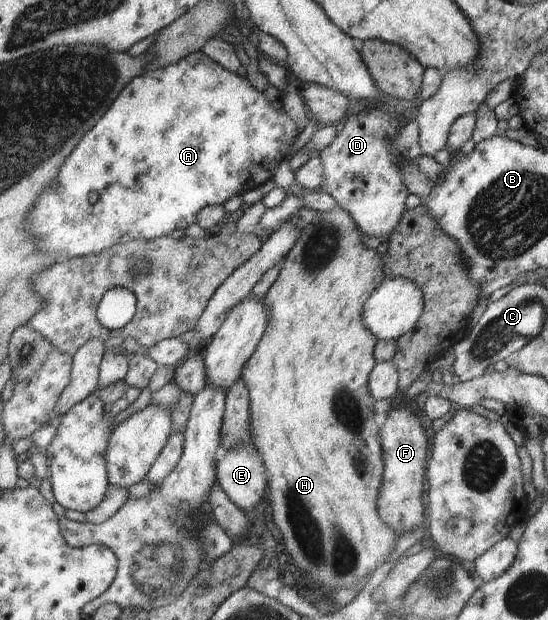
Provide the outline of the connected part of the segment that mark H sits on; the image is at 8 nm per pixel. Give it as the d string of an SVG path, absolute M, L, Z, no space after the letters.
M336 205L331 210L318 212L314 221L307 224L301 231L296 245L292 251L283 259L280 264L280 273L275 282L264 295L265 306L269 311L269 322L265 335L261 339L257 350L254 352L249 363L243 372L244 381L249 387L253 443L261 454L265 467L270 469L268 476L270 493L268 499L274 505L274 522L280 527L283 541L290 551L296 566L312 577L313 588L317 592L328 593L331 595L344 587L352 587L356 581L364 579L366 581L376 567L382 564L382 561L388 553L394 549L394 532L390 527L382 523L377 514L378 487L381 487L380 475L383 475L382 462L380 459L380 446L376 441L378 427L374 425L374 398L369 390L369 377L373 373L374 364L374 346L377 338L374 332L366 327L363 320L365 303L369 301L373 291L383 282L382 257L374 248L368 249L362 241L363 231L358 227L355 219L341 206Z

